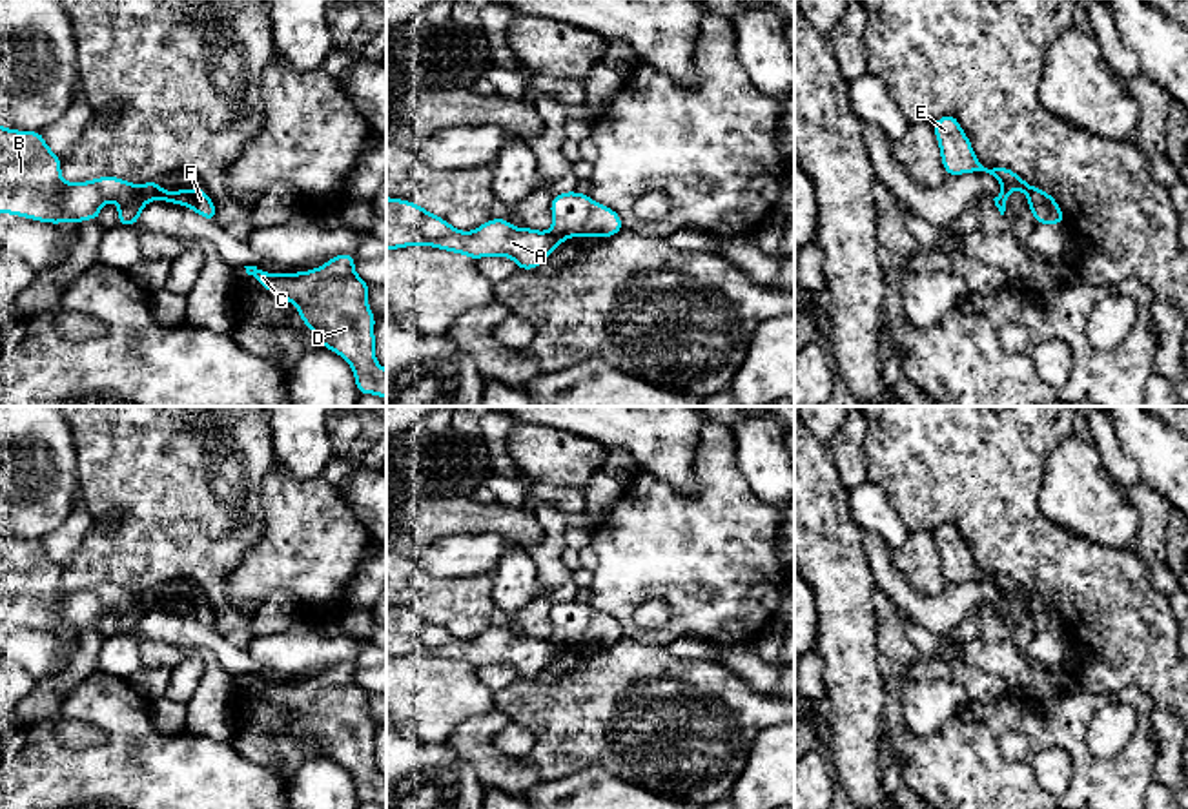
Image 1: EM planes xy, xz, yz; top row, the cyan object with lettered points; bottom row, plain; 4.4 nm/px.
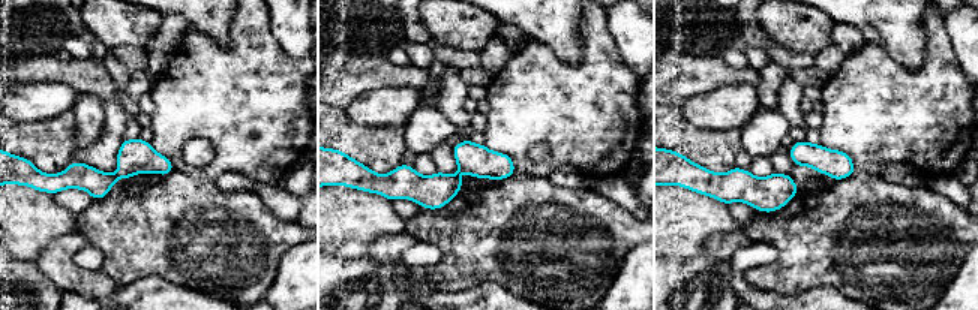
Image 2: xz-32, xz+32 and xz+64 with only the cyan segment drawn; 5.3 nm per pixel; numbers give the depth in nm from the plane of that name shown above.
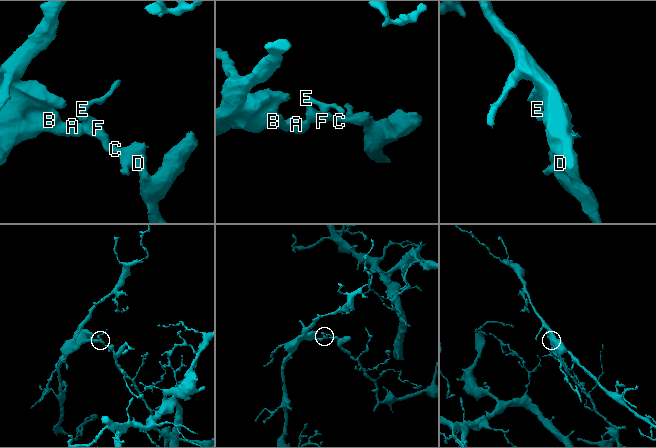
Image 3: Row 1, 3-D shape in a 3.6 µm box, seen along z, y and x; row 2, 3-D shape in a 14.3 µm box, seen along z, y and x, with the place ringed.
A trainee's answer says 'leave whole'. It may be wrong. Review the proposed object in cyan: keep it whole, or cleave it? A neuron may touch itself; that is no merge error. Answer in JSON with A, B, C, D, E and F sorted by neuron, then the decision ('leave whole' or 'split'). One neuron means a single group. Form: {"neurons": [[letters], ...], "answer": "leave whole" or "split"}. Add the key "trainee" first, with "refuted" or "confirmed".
{"trainee": "refuted", "neurons": [["A", "B"], ["C", "D", "E", "F"]], "answer": "split"}

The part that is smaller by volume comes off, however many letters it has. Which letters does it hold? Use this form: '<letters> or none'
C, D, E, F

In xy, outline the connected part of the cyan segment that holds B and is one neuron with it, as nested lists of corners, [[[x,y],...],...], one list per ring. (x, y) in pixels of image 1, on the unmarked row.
[[[0,534],[0,621],[38,630],[62,632],[97,627],[104,610],[118,614],[117,632],[137,632],[149,610],[142,594],[104,583],[86,590],[66,590],[62,567],[40,539]]]

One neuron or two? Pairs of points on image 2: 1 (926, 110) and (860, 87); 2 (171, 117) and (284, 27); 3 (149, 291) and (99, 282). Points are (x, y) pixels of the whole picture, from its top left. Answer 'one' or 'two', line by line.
1: one
2: two
3: two

